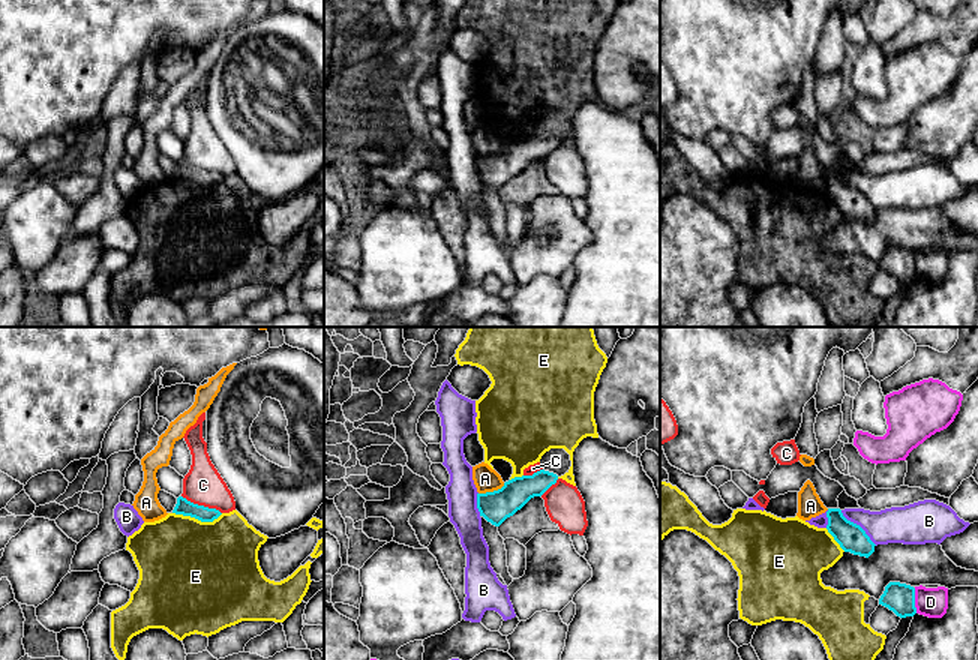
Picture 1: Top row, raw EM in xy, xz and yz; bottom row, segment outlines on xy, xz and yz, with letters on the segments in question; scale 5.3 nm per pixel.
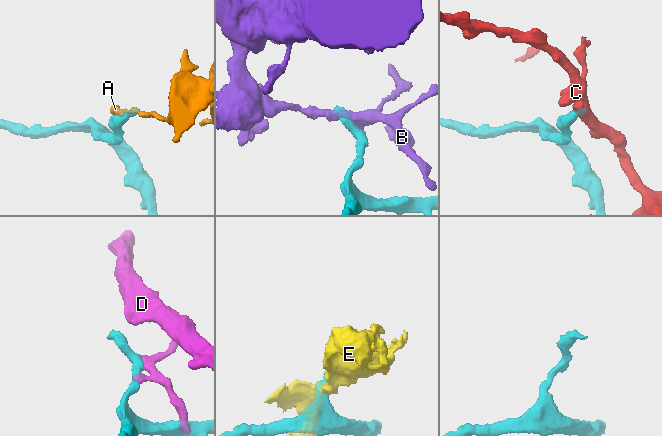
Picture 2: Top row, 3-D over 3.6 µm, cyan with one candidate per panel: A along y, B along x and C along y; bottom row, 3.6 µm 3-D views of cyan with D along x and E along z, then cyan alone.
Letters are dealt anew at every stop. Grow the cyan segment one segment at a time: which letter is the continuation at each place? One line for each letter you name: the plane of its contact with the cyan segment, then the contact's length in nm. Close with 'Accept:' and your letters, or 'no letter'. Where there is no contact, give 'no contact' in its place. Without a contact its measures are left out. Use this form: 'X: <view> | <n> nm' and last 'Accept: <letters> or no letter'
Accept: no letter

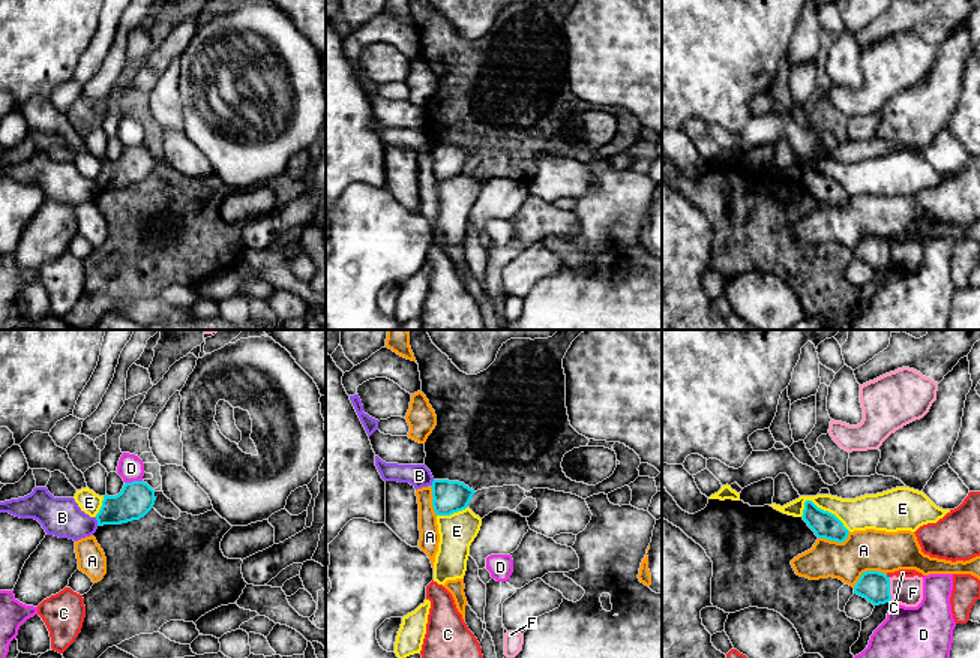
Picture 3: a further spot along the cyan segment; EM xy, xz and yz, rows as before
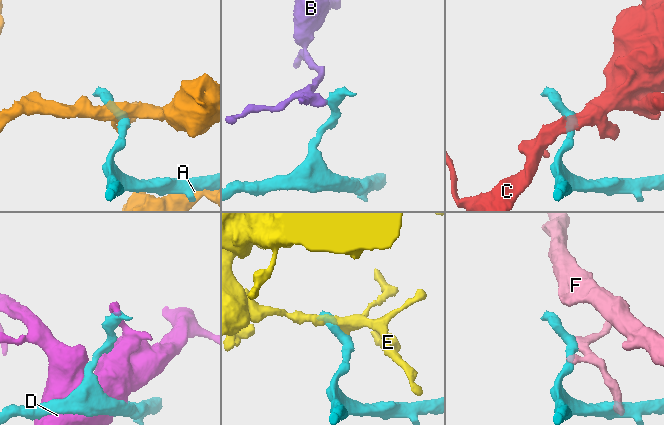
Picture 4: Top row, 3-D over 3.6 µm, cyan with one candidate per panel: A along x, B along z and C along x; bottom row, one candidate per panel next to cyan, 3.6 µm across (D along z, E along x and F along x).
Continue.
Accept: no letter

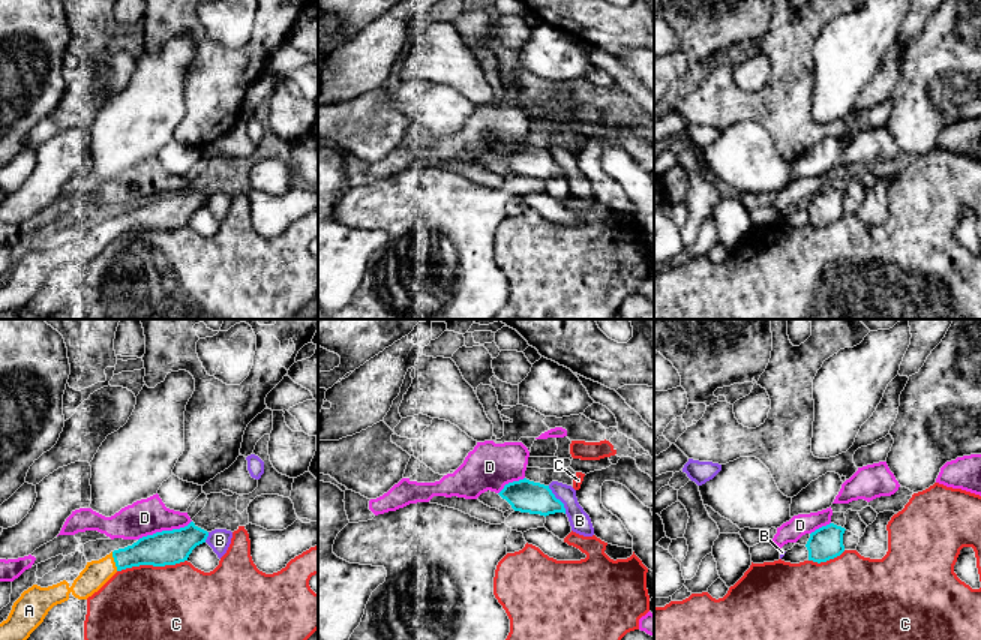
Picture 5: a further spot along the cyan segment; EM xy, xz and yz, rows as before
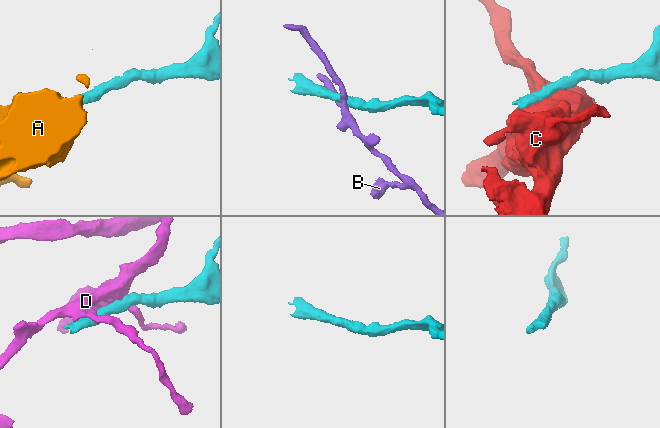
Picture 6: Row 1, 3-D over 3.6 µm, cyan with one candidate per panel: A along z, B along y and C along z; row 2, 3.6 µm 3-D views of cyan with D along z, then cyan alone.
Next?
A: xy | 110 nm
Accept: A

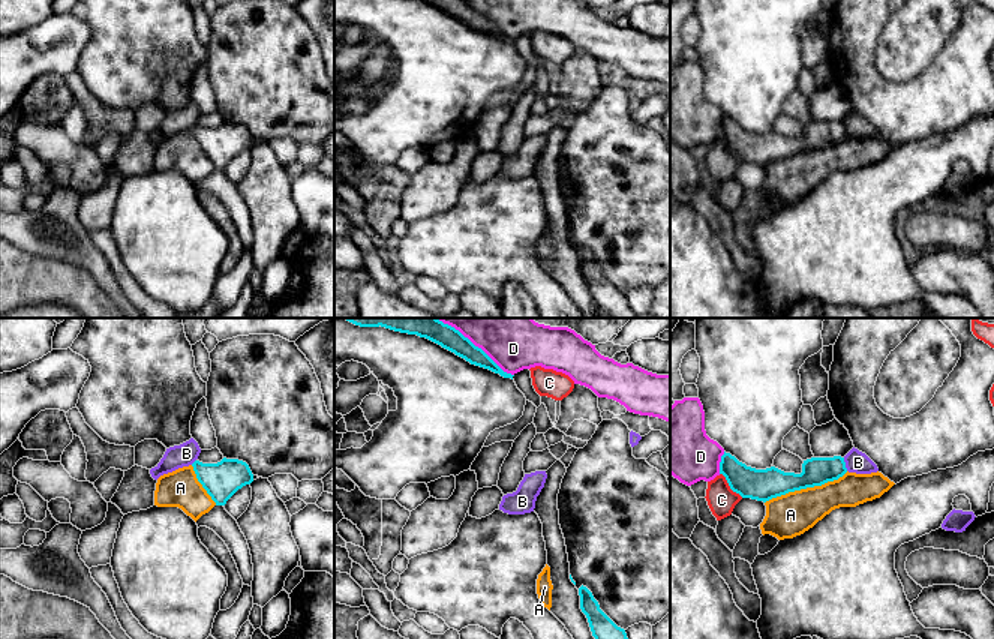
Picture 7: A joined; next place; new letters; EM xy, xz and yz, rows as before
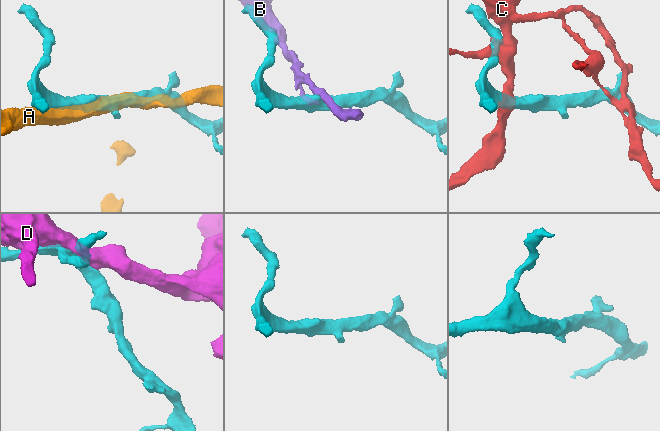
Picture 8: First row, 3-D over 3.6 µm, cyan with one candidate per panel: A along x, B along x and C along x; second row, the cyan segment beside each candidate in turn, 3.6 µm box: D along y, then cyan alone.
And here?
Accept: no letter

